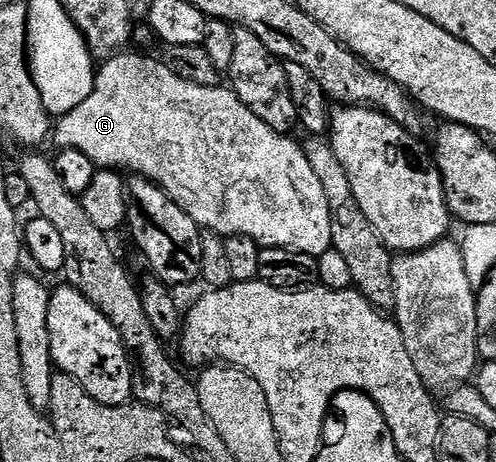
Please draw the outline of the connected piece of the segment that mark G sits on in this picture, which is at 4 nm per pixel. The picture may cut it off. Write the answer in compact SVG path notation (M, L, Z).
M120 51L115 56L106 58L98 66L93 83L93 95L89 95L89 99L85 99L81 107L69 111L54 122L53 141L56 141L59 149L85 151L85 155L89 155L89 159L93 159L93 163L99 169L116 171L128 169L126 171L128 174L149 178L155 185L160 185L174 199L177 207L181 207L181 211L185 211L189 219L198 223L200 229L217 233L224 239L233 235L245 235L252 237L261 247L292 249L318 258L332 248L333 227L331 226L329 199L325 199L325 187L321 187L321 179L317 179L306 151L298 140L294 141L294 136L274 133L269 127L265 127L265 123L261 123L261 119L257 119L257 115L253 115L253 111L249 111L249 107L245 107L245 103L241 103L241 99L230 88L201 87L197 83L189 83L181 79L181 75L173 75L173 71L169 71L169 67L165 67L165 63L158 56L142 57L139 53L131 52Z

